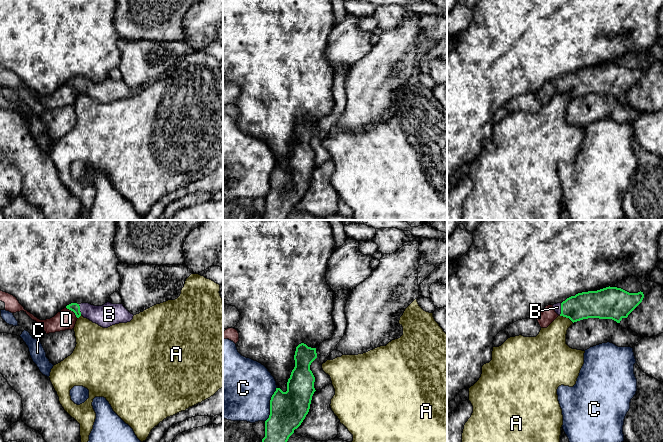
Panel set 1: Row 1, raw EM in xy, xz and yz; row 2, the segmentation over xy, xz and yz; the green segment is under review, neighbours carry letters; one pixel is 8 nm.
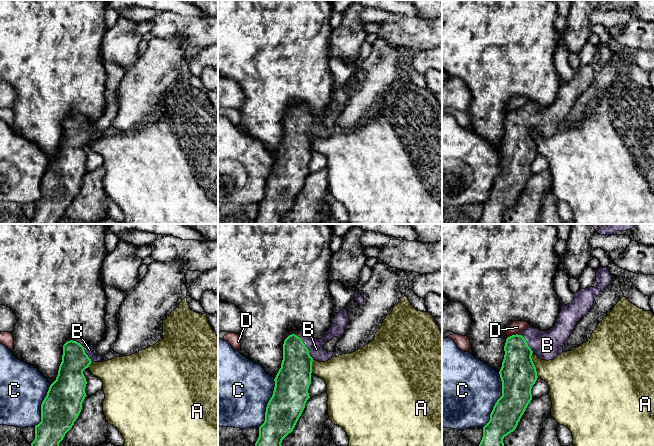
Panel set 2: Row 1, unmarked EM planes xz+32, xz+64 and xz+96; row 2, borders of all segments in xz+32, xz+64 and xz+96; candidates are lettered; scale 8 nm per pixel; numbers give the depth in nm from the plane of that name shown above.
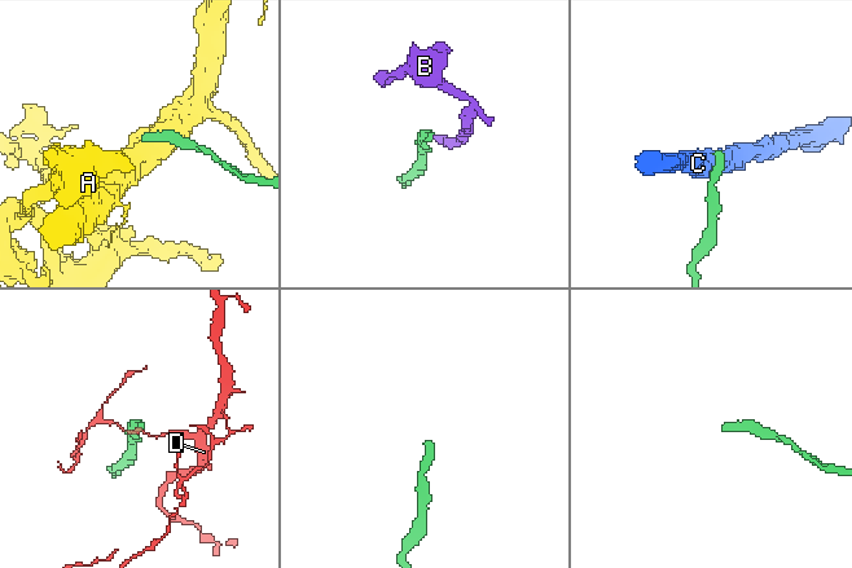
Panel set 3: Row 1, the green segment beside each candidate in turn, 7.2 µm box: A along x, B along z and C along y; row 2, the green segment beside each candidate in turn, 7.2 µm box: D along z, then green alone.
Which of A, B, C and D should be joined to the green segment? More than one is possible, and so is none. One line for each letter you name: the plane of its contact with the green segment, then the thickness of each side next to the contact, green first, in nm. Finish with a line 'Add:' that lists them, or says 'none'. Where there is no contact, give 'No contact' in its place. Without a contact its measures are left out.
B: Touches green in yz. Thickness 220 nm (green) against 60 nm
Add: B

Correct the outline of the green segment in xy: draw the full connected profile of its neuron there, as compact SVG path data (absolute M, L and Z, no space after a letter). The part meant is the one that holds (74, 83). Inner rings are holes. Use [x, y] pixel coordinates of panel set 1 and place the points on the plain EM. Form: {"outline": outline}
{"outline": "M110 78L102 82L94 82L89 79L71 79L66 84L73 87L77 94L82 91L84 94L89 95L103 104L130 98L134 92L123 80L112 80Z"}

